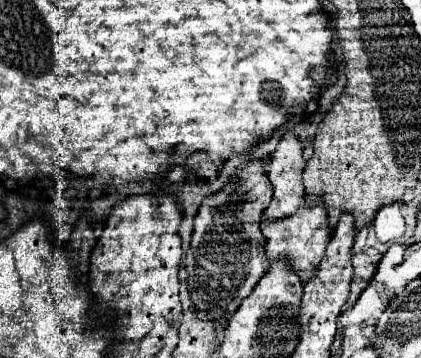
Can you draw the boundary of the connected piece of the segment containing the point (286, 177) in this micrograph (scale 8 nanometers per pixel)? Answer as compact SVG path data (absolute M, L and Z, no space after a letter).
M285 132L277 144L275 154L269 158L269 180L273 184L273 200L265 210L265 218L291 216L307 194L303 186L303 142L295 132Z

